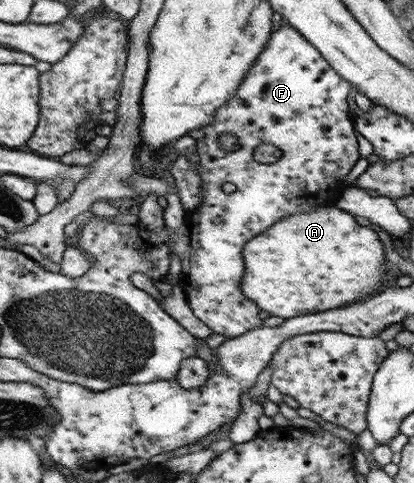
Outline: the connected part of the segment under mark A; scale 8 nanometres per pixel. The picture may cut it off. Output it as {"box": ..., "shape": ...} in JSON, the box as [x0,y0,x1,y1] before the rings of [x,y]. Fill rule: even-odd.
{"box":[244,205,386,319],"shape":[[[334,205],[312,208],[308,212],[280,219],[274,225],[271,225],[268,231],[264,231],[264,235],[258,235],[252,243],[248,243],[248,247],[244,249],[244,261],[248,263],[248,271],[244,273],[244,295],[248,295],[248,299],[252,299],[254,303],[260,303],[260,307],[264,307],[264,311],[268,311],[268,313],[272,313],[276,317],[283,317],[284,319],[300,315],[310,315],[310,313],[320,313],[320,311],[328,311],[328,309],[338,309],[338,307],[350,305],[350,303],[354,303],[358,299],[364,299],[366,295],[374,295],[376,289],[378,289],[378,285],[386,281],[386,273],[384,273],[386,271],[386,267],[384,267],[386,253],[384,253],[384,245],[378,239],[378,235],[372,229],[368,229],[367,225],[364,227],[362,223],[358,223],[350,215],[350,212],[346,213],[346,211]]]}

